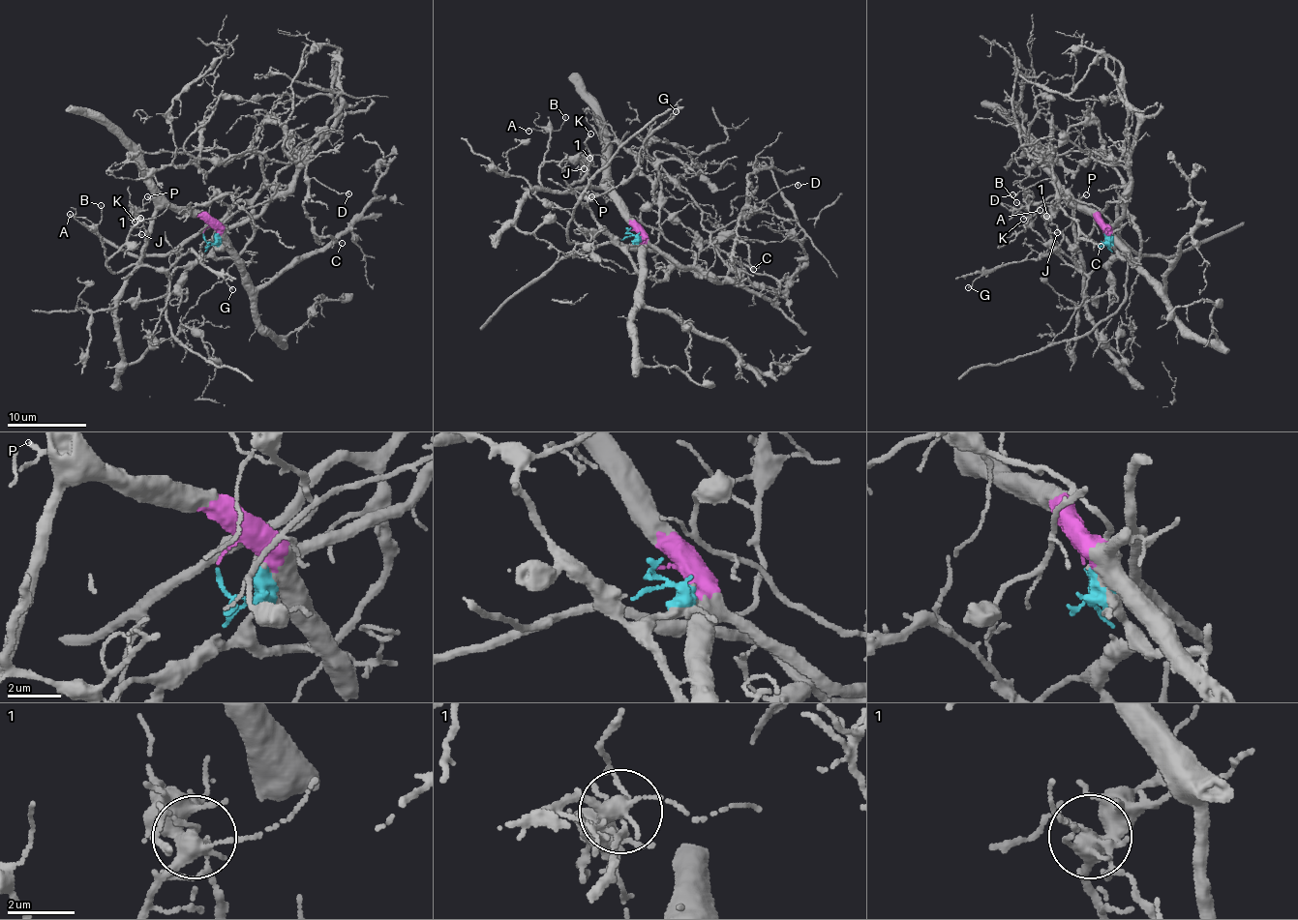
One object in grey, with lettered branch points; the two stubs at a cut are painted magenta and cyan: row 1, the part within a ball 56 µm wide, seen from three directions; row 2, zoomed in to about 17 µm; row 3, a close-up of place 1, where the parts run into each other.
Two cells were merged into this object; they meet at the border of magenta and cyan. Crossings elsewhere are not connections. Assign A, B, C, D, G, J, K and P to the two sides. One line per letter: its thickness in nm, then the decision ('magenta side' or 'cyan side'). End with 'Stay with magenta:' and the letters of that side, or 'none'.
A: calibre 90 nm; magenta side
B: calibre 100 nm; magenta side
C: calibre 90 nm; cyan side
D: calibre 160 nm; cyan side
G: calibre 100 nm; cyan side
J: calibre 70 nm; magenta side
K: calibre 200 nm; cyan side
P: calibre 140 nm; magenta side
Stay with magenta: A, B, J, P

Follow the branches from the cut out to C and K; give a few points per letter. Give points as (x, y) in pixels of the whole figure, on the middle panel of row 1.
C: (626, 231), (633, 267), (665, 279), (754, 208), (736, 233), (753, 269)
K: (626, 231), (628, 235), (618, 239), (569, 186), (584, 177), (589, 161), (586, 139), (590, 133)

